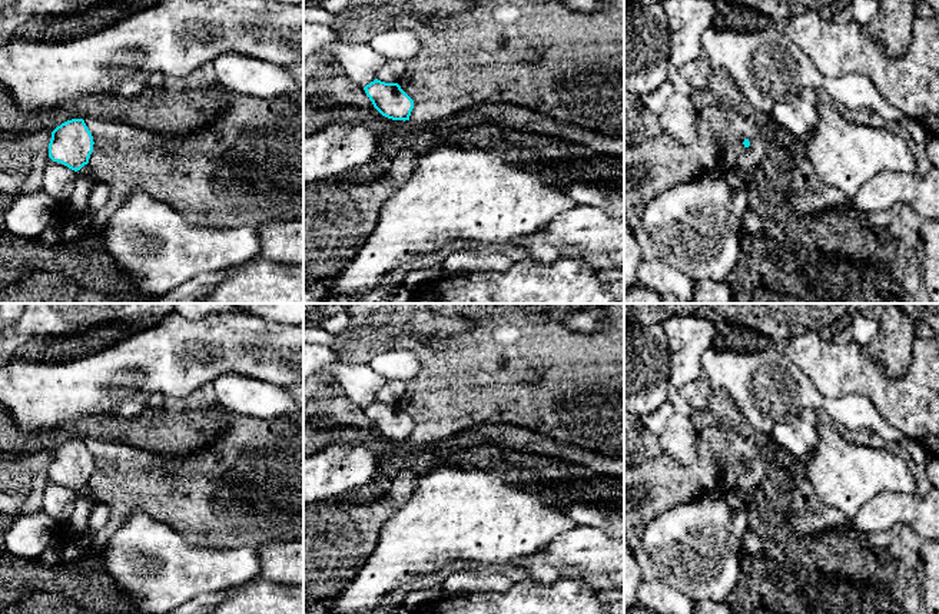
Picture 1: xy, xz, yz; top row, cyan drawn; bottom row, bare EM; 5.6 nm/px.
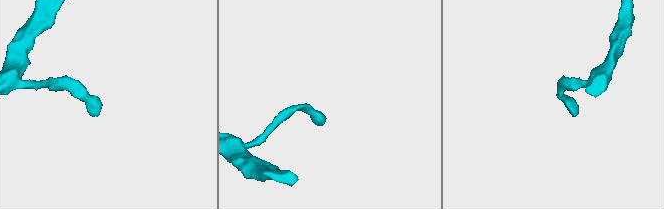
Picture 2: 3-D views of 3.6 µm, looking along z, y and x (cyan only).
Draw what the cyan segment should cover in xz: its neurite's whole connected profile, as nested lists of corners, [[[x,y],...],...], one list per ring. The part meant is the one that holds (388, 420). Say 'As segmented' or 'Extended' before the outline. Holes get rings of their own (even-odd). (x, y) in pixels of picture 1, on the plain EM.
As segmented. [[[378,399],[364,408],[374,428],[392,441],[409,441],[414,421],[398,404],[385,404]]]

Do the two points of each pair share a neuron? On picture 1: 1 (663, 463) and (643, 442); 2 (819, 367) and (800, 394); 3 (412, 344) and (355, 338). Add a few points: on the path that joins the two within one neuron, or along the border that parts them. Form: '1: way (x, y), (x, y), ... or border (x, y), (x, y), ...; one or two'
1: border (663, 452), (639, 464); two
2: border (786, 358), (825, 397); two
3: border (421, 334), (402, 341); two

